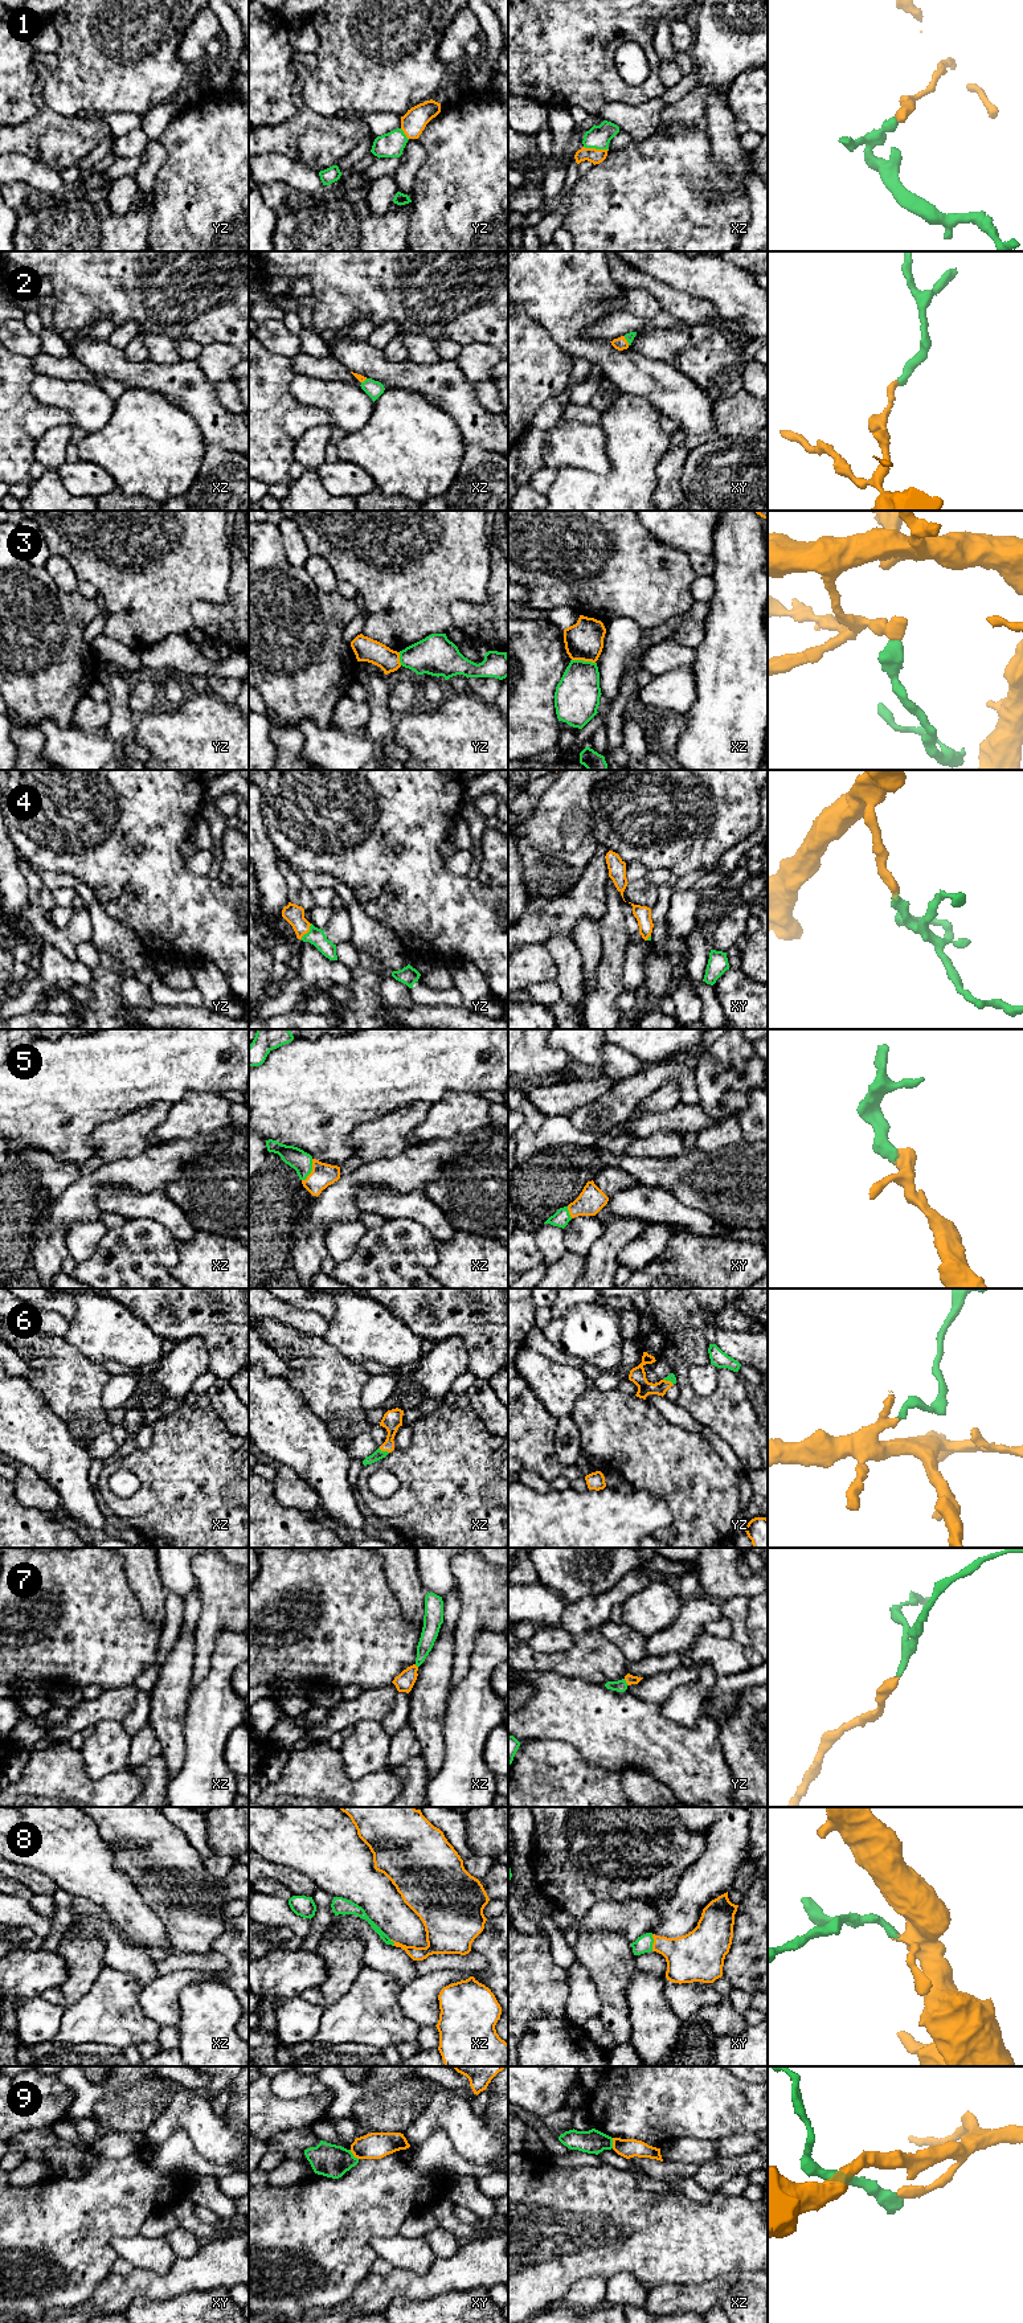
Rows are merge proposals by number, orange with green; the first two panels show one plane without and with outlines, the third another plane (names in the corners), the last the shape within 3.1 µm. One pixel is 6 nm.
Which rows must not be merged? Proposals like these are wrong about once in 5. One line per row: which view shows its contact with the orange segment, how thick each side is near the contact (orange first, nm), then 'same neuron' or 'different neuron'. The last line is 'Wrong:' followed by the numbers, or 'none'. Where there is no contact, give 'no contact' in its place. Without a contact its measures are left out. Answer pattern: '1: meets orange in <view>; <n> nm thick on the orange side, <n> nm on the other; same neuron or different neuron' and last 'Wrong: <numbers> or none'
1: meets orange in xz; 90 nm thick on the orange side, 140 nm on the other; different neuron
2: meets orange in xy; 80 nm thick on the orange side, 50 nm on the other; same neuron
3: meets orange in xz; 240 nm thick on the orange side, 280 nm on the other; different neuron
4: meets orange in yz; 120 nm thick on the orange side, 110 nm on the other; same neuron
5: meets orange in xz; 140 nm thick on the orange side, 130 nm on the other; same neuron
6: meets orange in xz; 120 nm thick on the orange side, 60 nm on the other; same neuron
7: meets orange in yz; 60 nm thick on the orange side, 80 nm on the other; same neuron
8: meets orange in xy; 280 nm thick on the orange side, 100 nm on the other; same neuron
9: meets orange in xy; 160 nm thick on the orange side, 200 nm on the other; different neuron
Wrong: 1, 3, 9

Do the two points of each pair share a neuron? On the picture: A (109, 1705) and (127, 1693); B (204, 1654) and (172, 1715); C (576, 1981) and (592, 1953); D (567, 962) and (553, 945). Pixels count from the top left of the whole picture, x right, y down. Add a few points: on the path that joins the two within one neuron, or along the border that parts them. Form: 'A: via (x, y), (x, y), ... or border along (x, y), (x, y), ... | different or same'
A: via (113, 1705), (123, 1697) | same
B: border along (195, 1650), (191, 1684) | different
C: border along (577, 1961), (586, 1971), (597, 1995) | different
D: via (567, 958), (557, 949) | same

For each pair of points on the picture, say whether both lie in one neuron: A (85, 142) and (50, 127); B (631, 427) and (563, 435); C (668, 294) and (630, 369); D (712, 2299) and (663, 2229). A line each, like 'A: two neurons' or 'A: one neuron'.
A: one neuron
B: two neurons
C: two neurons
D: two neurons

